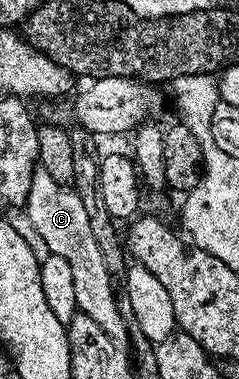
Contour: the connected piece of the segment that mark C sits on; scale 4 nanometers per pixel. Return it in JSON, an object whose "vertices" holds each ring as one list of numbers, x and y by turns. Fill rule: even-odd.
{"vertices":[[38,170,30,182,27,212,33,230,48,247,47,251,70,262,77,309,83,315,94,318,94,322,98,322,98,326,102,326,106,334,123,337,126,332,126,319,124,320,125,313,120,307,118,291,116,292,115,286,112,285,114,277,106,266,106,258,94,238,94,230,90,230,90,219,86,216,85,207,82,206,78,194,71,187,54,182,50,174]]}

